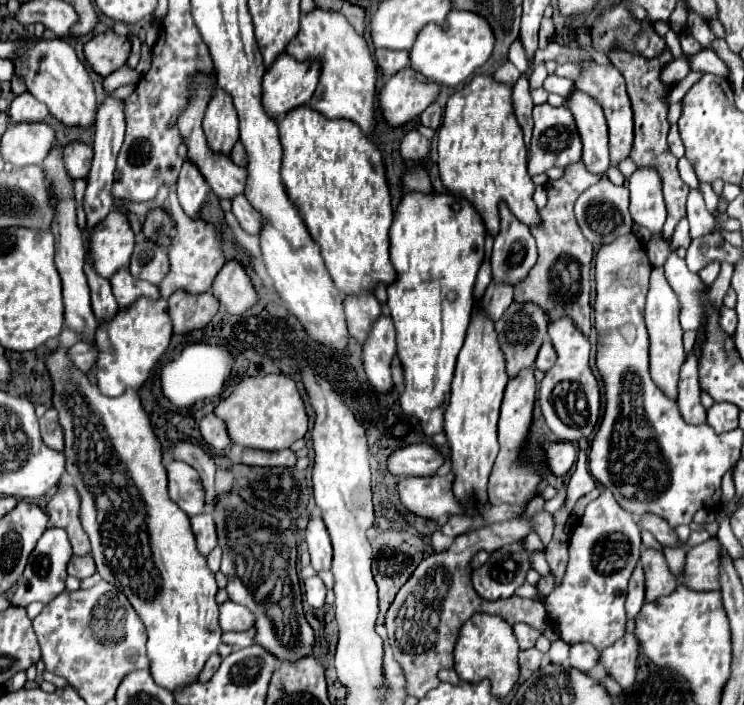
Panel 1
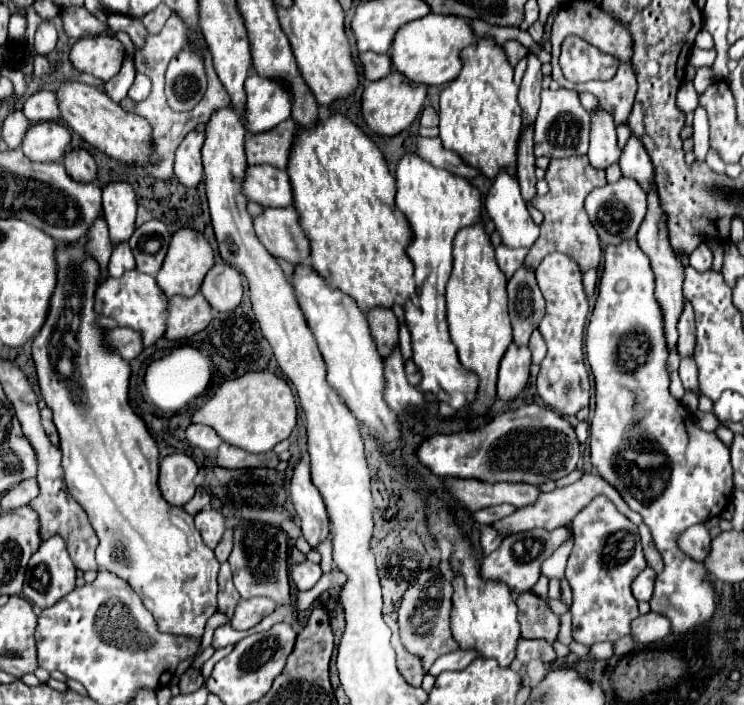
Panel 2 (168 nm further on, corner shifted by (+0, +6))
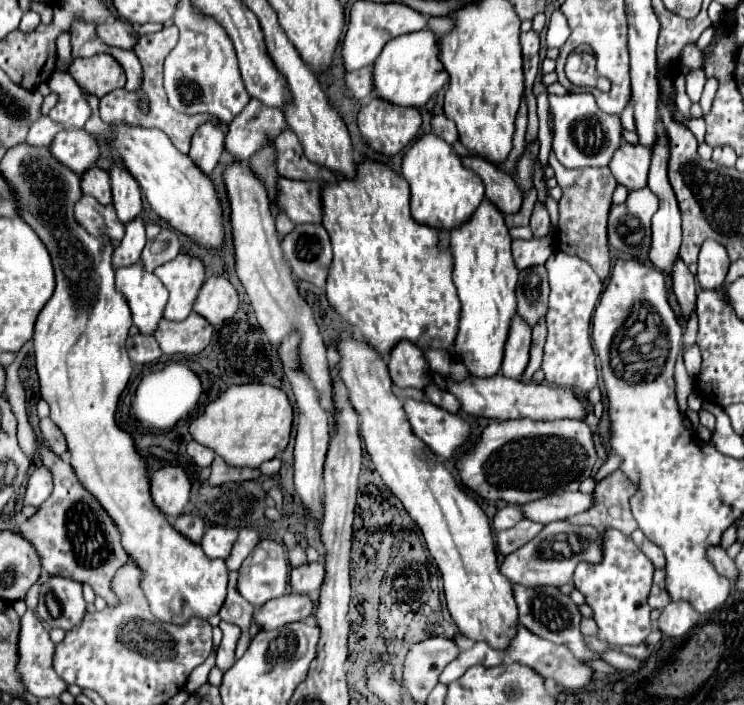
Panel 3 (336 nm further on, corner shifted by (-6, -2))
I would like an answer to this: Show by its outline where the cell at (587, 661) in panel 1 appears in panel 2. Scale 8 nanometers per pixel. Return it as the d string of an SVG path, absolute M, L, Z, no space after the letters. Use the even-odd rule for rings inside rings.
M598 642L592 646L590 656L594 658L610 658L614 654L614 644L612 642Z

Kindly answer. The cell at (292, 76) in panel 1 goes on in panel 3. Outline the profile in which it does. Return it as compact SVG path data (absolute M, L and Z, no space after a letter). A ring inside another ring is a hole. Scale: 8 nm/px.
M250 98L246 108L230 122L226 132L226 150L236 160L250 160L260 148L272 144L286 128L280 108L270 108Z

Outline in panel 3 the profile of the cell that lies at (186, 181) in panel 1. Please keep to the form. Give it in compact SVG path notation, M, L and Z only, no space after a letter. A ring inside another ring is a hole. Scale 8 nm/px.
M202 124L194 138L192 138L192 146L190 146L190 158L192 162L204 172L210 174L216 164L220 162L220 156L224 152L224 130L222 126L216 124Z

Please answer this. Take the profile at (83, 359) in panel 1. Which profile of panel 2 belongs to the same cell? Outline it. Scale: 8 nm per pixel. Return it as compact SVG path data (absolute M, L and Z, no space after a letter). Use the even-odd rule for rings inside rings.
M114 328L108 332L106 340L120 350L124 360L134 360L144 350L140 332L132 332L132 328Z

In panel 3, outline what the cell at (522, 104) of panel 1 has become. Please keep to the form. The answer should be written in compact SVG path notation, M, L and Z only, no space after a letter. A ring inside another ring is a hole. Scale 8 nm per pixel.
M536 200L534 204L534 210L532 210L532 218L530 218L530 228L532 228L532 234L536 238L542 238L548 234L550 230L550 216L548 216L548 210L542 202Z

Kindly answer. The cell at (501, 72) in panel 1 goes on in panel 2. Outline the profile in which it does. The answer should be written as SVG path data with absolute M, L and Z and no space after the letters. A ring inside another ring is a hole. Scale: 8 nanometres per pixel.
M518 40L504 42L504 50L506 50L506 56L508 56L508 60L510 60L512 66L516 66L528 54L528 48L522 46Z

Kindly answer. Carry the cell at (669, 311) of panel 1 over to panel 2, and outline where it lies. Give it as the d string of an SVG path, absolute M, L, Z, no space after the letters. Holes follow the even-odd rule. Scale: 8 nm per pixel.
M650 184L650 190L648 190L648 212L646 212L646 218L644 218L644 222L642 222L640 230L638 230L636 240L638 240L640 248L646 252L646 256L648 256L650 262L652 262L652 270L654 270L654 276L656 276L656 300L660 302L662 312L664 312L666 340L668 340L668 348L670 348L668 372L674 372L674 370L678 370L678 362L680 362L680 356L676 354L676 340L678 340L676 322L678 322L680 312L682 312L682 306L684 306L684 296L682 296L684 264L676 258L674 248L670 246L668 228L666 228L666 216L664 216L664 210L662 210L662 204L660 204L660 196L658 196L656 184Z

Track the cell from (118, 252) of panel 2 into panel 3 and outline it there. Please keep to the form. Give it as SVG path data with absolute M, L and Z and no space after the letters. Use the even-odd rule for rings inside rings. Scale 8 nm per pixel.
M132 220L126 226L126 236L122 238L120 246L114 250L112 254L112 262L114 262L114 270L118 268L126 268L138 262L140 252L146 244L146 236L144 236L144 220Z

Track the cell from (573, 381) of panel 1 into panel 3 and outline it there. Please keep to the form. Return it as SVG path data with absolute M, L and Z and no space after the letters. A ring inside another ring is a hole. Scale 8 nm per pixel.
M554 252L554 256L546 260L546 270L550 280L550 310L546 314L548 338L542 362L546 382L588 394L598 382L595 356L590 344L590 320L602 294L602 282L586 262L564 252Z

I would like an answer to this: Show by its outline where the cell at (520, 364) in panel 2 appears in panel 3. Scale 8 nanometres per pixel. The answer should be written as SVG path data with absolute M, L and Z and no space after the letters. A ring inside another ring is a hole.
M514 316L514 324L510 328L510 340L506 340L506 356L502 362L502 376L520 380L528 360L530 360L530 326L526 326L520 316Z

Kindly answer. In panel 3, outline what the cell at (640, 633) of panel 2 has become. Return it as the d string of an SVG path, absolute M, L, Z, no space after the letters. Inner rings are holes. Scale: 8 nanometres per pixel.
M670 602L658 618L658 630L664 636L680 638L698 622L698 618L700 616L694 610L690 610L686 602Z

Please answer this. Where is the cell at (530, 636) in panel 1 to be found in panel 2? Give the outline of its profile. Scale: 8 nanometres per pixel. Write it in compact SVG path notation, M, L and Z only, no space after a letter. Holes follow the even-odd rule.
M522 592L518 602L518 622L524 638L544 638L556 642L560 630L560 618L548 608L548 598L540 598L534 592Z

